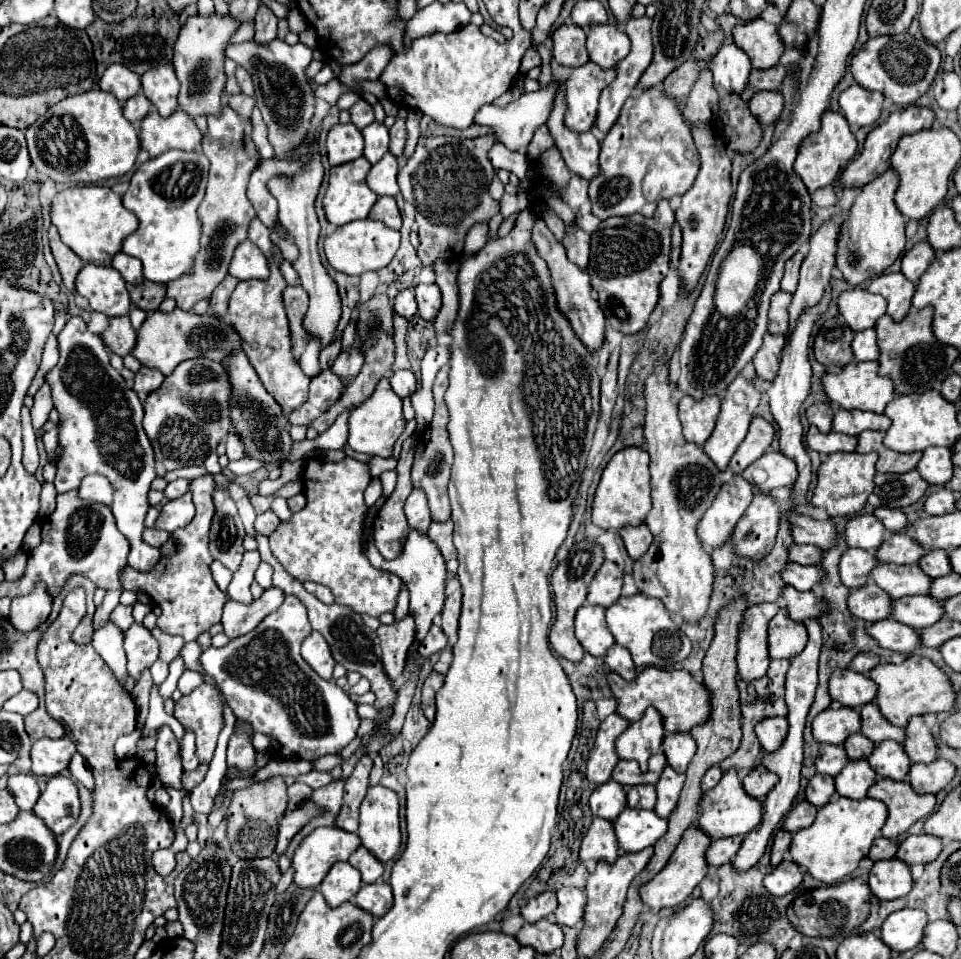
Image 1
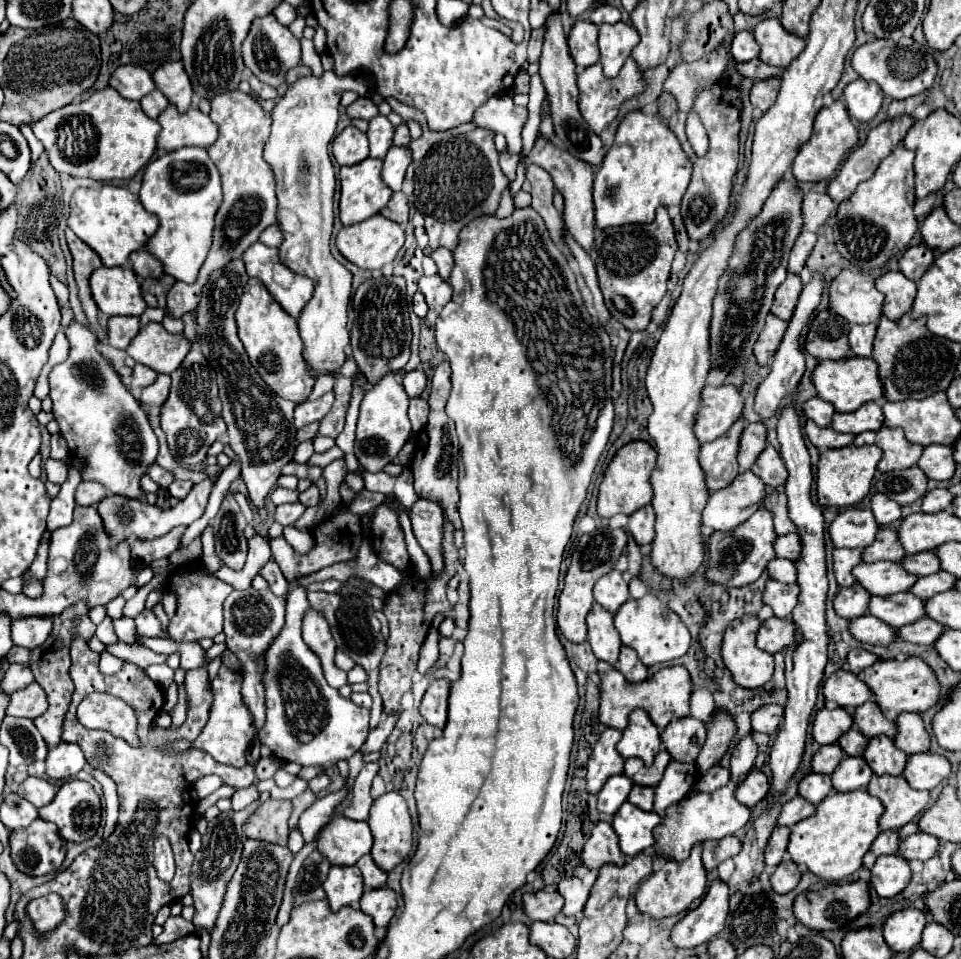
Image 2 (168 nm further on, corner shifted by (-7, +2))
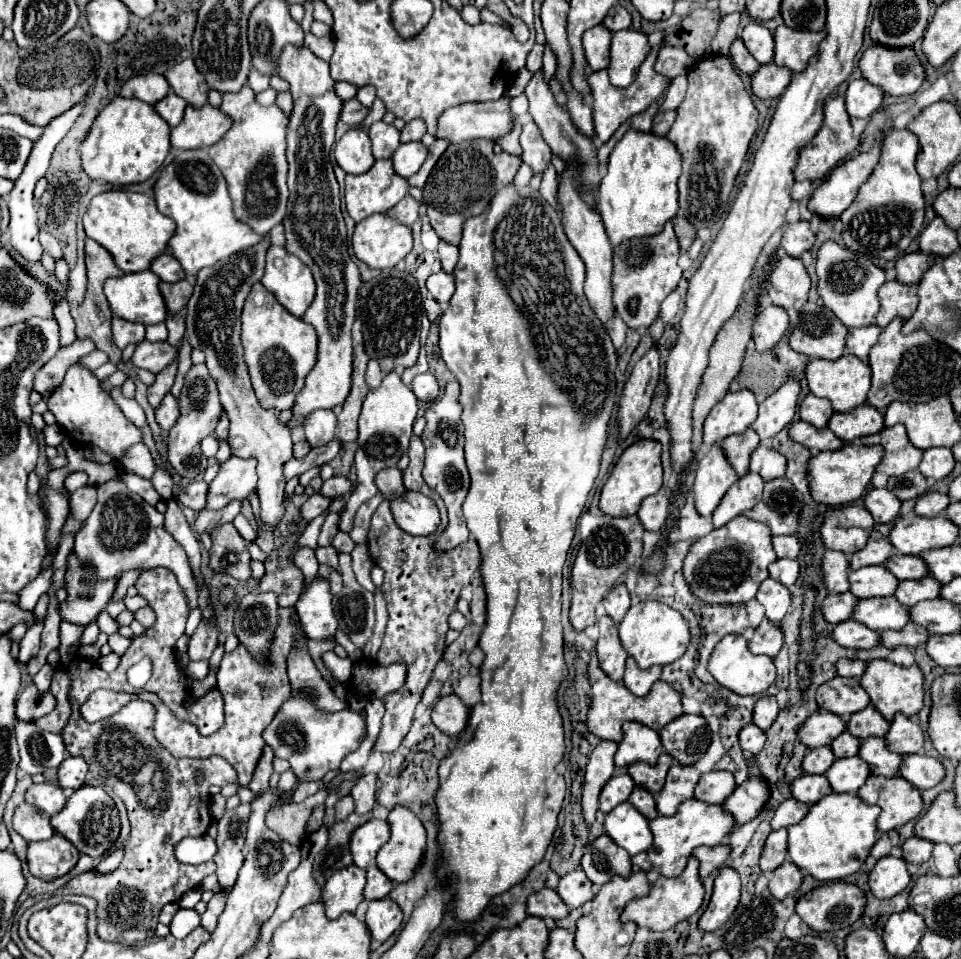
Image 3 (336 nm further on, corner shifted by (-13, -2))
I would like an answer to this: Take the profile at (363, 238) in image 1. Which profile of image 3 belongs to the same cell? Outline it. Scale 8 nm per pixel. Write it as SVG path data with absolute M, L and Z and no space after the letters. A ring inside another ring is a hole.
M372 214L356 224L352 248L370 268L394 268L412 250L412 232L386 214Z

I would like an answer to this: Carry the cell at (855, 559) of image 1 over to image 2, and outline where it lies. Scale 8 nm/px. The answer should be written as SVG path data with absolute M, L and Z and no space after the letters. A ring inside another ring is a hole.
M842 548L842 550L834 550L834 572L836 572L836 580L838 586L852 586L856 584L852 570L856 564L862 562L862 552L856 548Z

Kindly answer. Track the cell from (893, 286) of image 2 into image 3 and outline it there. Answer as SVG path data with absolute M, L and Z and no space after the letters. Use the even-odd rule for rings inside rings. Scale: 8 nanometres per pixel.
M898 280L884 282L882 288L878 290L878 300L880 300L880 310L876 314L876 324L880 328L884 328L894 318L908 320L918 306L916 288L900 284Z

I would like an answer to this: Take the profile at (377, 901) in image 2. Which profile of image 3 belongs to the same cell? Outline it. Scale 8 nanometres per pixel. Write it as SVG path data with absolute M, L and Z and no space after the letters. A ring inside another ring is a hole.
M382 898L370 902L366 912L366 926L370 930L372 940L386 942L400 928L400 924L402 924L402 910L394 900Z

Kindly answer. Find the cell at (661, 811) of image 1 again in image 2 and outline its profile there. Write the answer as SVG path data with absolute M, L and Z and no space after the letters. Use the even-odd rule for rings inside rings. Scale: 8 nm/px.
M670 762L666 766L664 778L660 784L654 788L656 798L654 798L654 810L664 818L668 806L678 804L692 788L694 780L698 778L696 764L682 764L682 762Z

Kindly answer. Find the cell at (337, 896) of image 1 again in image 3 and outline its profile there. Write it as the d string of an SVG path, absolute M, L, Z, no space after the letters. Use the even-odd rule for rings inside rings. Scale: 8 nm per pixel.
M356 864L344 866L342 870L334 872L322 888L326 916L338 918L342 912L354 912L358 904L364 900L362 896L364 886L366 886L366 870L358 868Z

